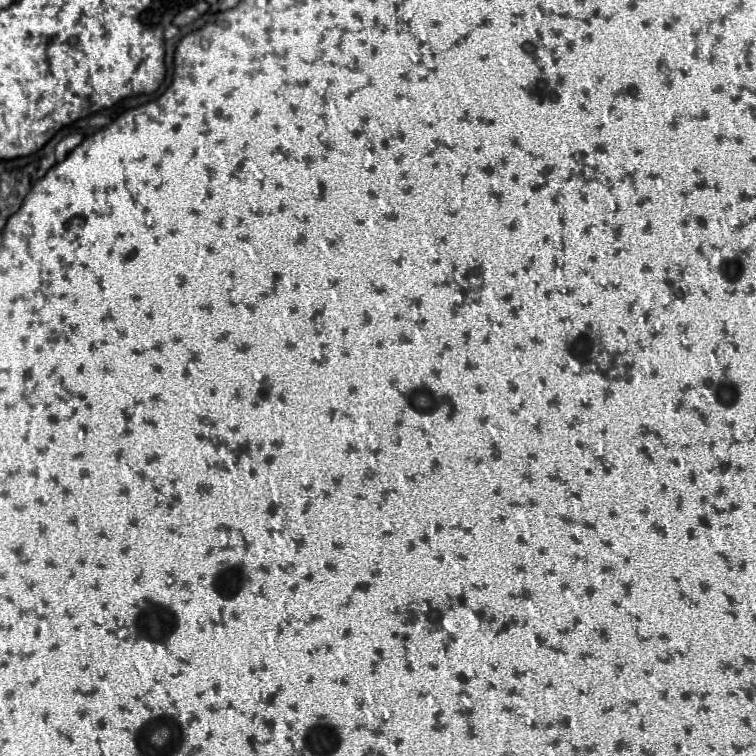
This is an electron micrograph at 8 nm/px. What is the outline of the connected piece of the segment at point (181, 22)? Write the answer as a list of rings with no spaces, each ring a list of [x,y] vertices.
[[[194,6],[187,7],[186,9],[178,13],[178,15],[176,15],[176,17],[173,20],[173,23],[178,27],[183,27],[194,22],[196,19],[199,18],[199,16],[200,14]]]

